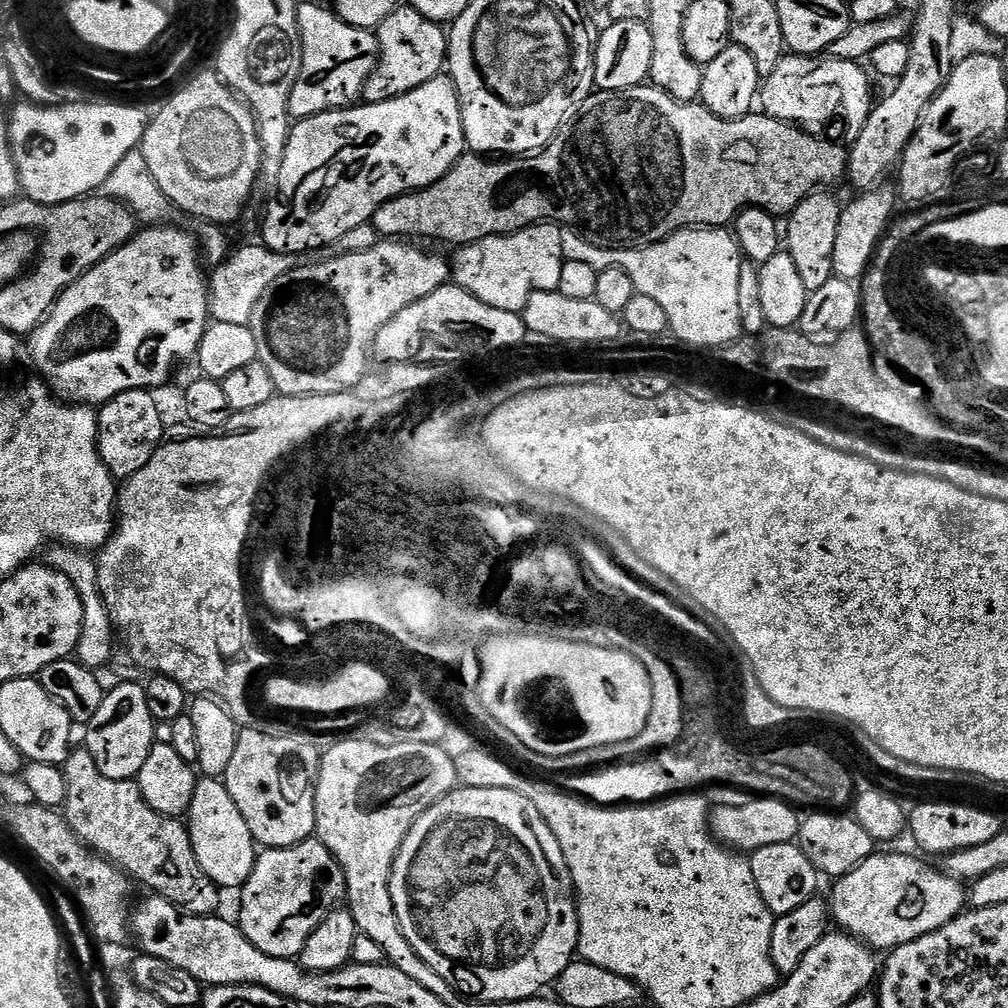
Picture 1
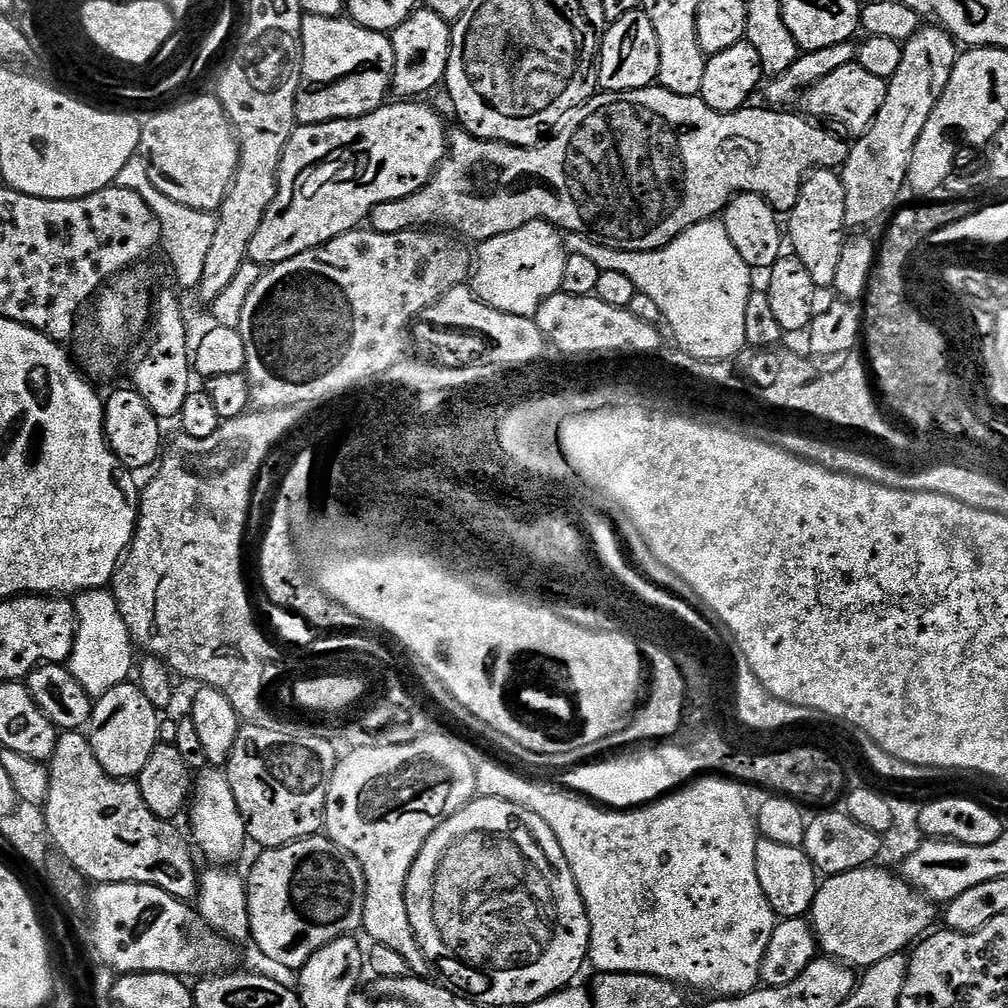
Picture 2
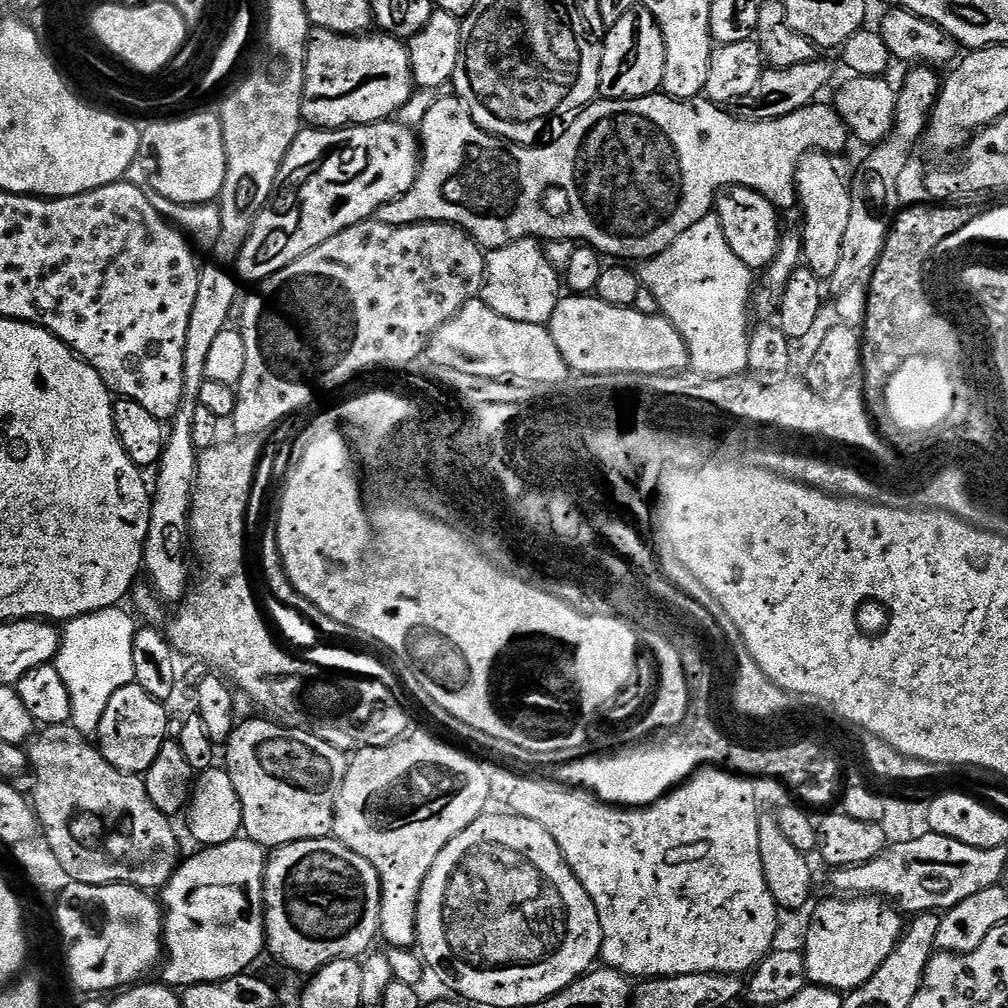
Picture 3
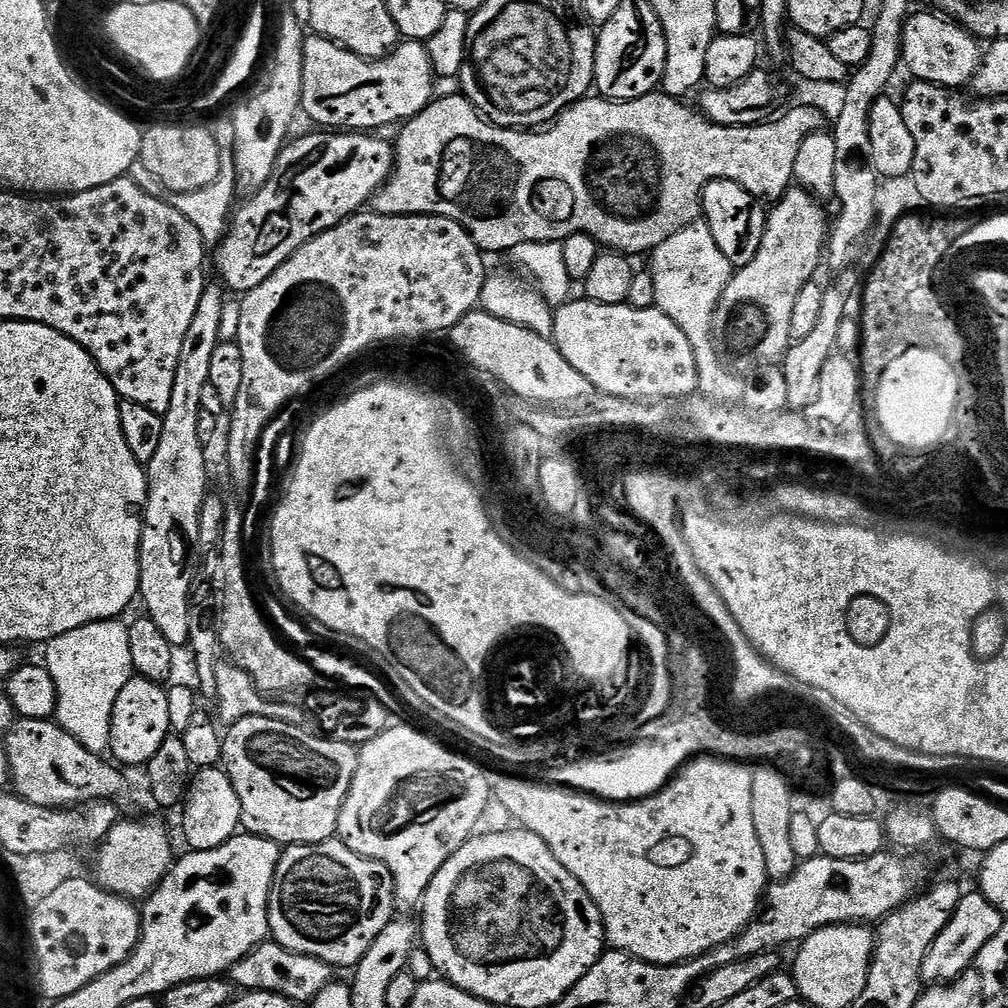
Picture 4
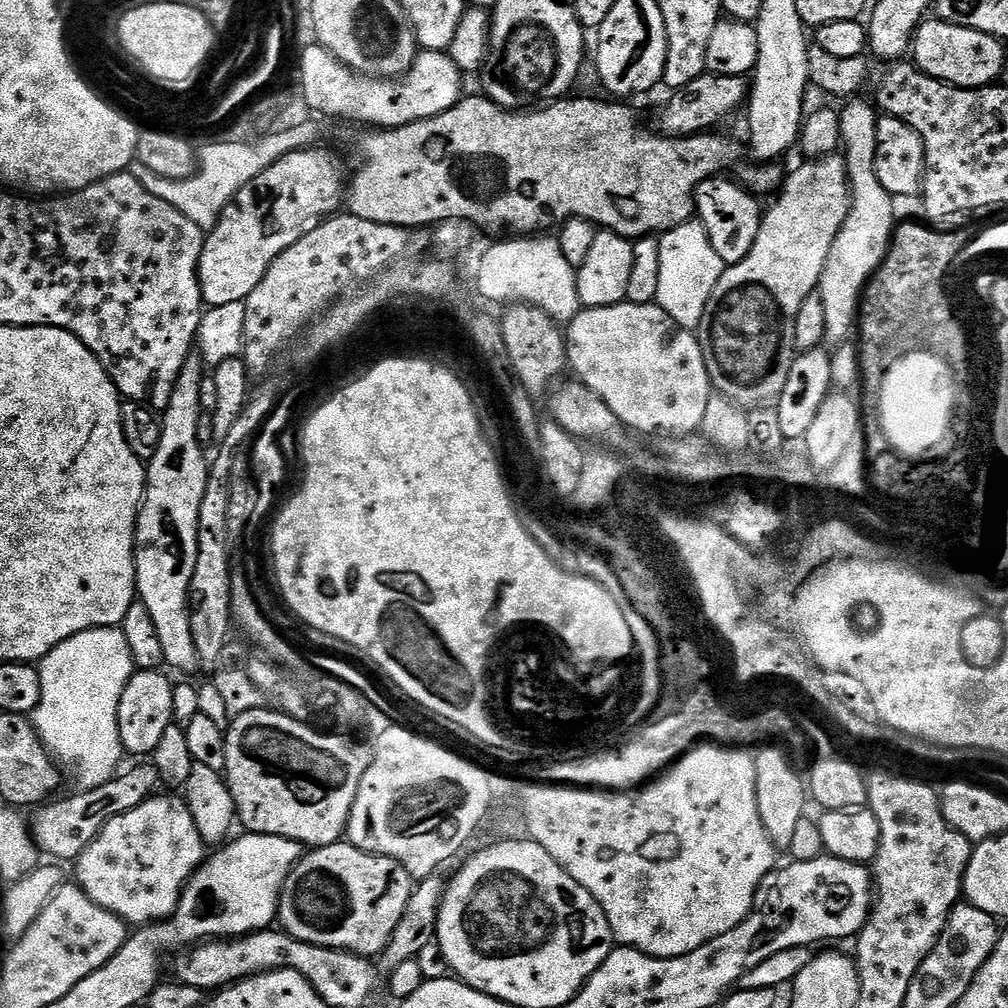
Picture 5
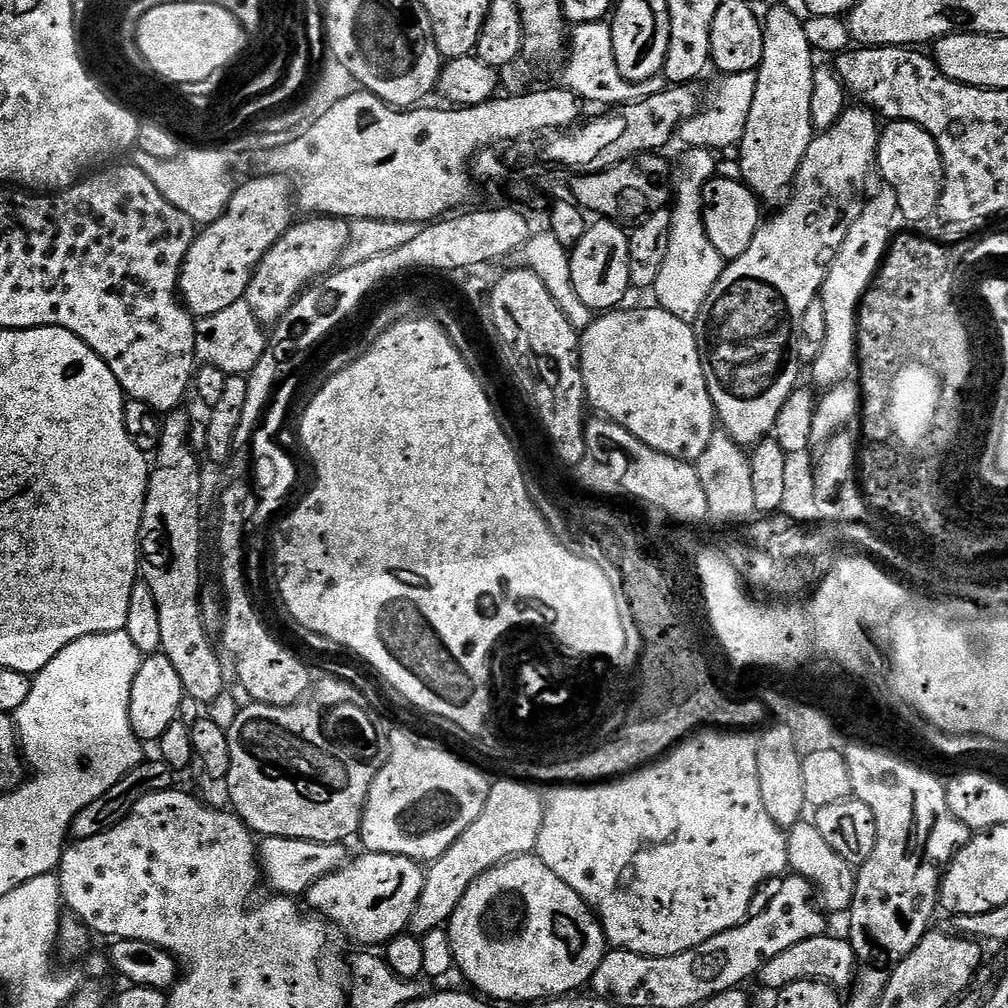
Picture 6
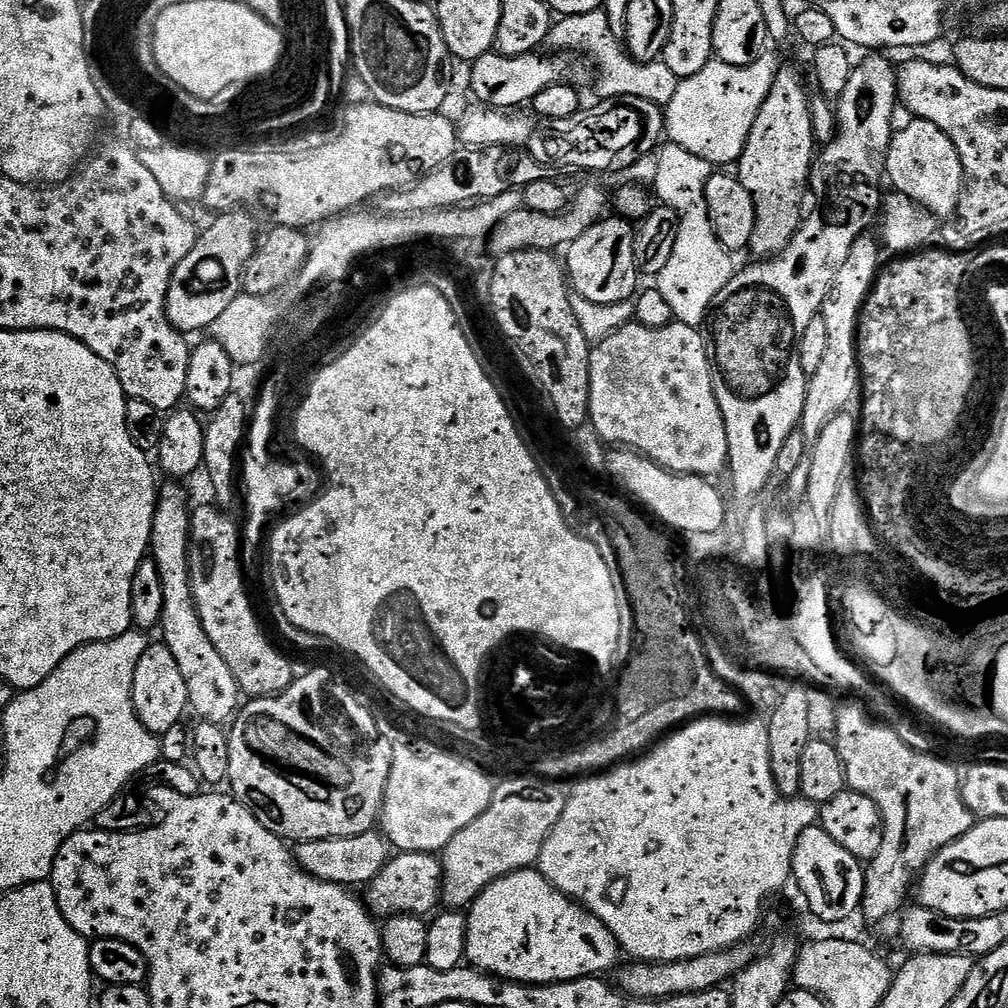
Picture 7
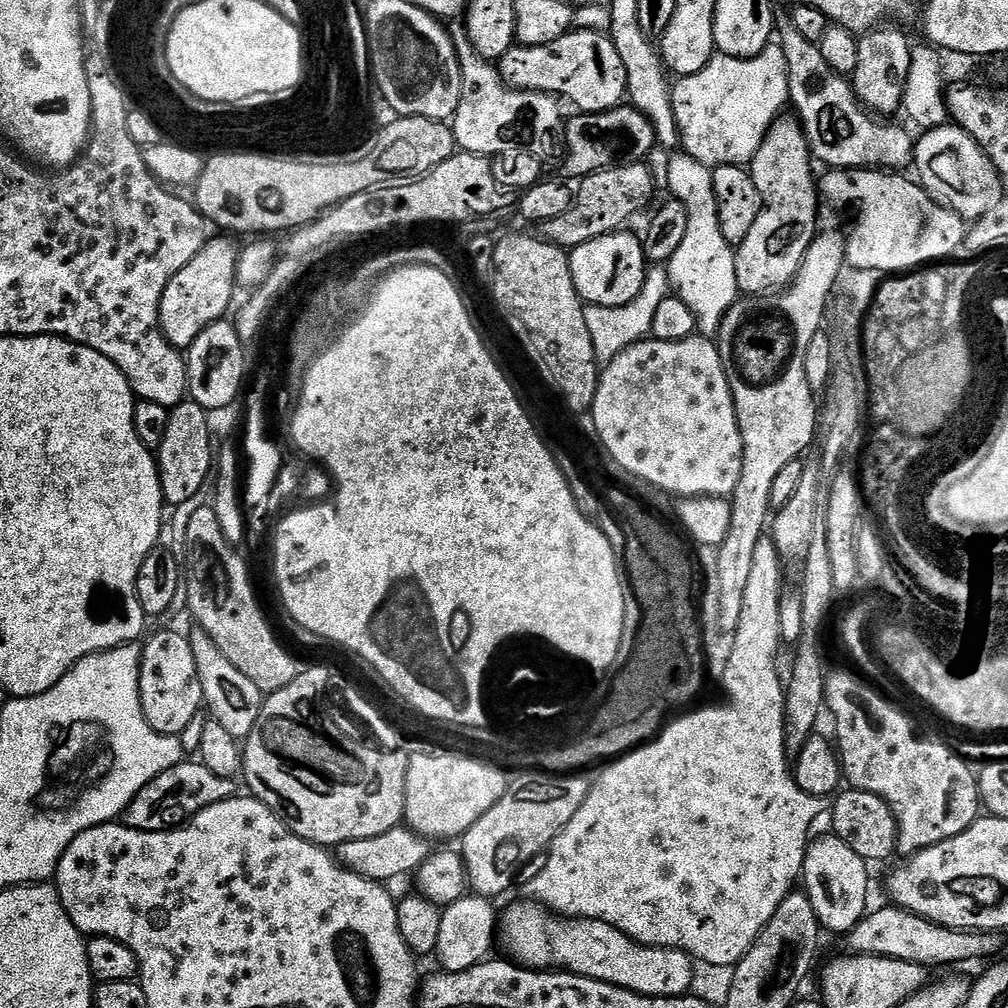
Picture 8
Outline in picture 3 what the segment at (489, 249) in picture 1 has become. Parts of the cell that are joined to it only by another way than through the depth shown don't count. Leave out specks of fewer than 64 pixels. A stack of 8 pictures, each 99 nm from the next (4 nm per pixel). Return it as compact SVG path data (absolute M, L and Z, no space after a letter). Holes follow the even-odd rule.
M527 237L491 249L485 257L485 279L480 299L503 317L532 325L547 325L562 298L562 280L542 247L535 237Z

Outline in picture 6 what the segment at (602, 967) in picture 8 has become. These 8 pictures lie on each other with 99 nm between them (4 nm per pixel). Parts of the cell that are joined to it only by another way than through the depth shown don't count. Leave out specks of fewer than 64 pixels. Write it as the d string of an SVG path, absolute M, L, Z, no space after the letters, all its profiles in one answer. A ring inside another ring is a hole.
M535 854L515 856L509 860L503 860L498 866L494 866L478 876L476 881L462 894L462 900L458 902L454 914L448 919L446 931L452 947L453 965L458 969L458 972L460 968L461 974L477 988L473 989L481 997L492 1002L495 1002L495 1000L525 1000L525 1002L531 1002L533 1000L549 1000L552 996L566 996L575 993L577 990L583 989L580 988L583 984L585 987L591 981L592 975L604 961L606 951L604 928L600 925L596 913L588 907L587 902L579 894L570 890L570 886L566 886L566 882L562 882L562 878L558 878L558 874L554 874L554 870L550 870L550 866L546 866L546 862L542 862L540 857Z

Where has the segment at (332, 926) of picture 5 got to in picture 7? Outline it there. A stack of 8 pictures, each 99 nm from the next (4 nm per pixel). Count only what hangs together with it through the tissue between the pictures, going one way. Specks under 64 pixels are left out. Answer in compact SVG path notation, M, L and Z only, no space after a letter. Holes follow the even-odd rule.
M400 852L393 855L392 859L388 861L388 865L367 884L366 903L369 909L380 918L411 915L427 917L428 912L437 911L436 903L438 905L441 903L443 887L444 866L439 855L430 852Z

